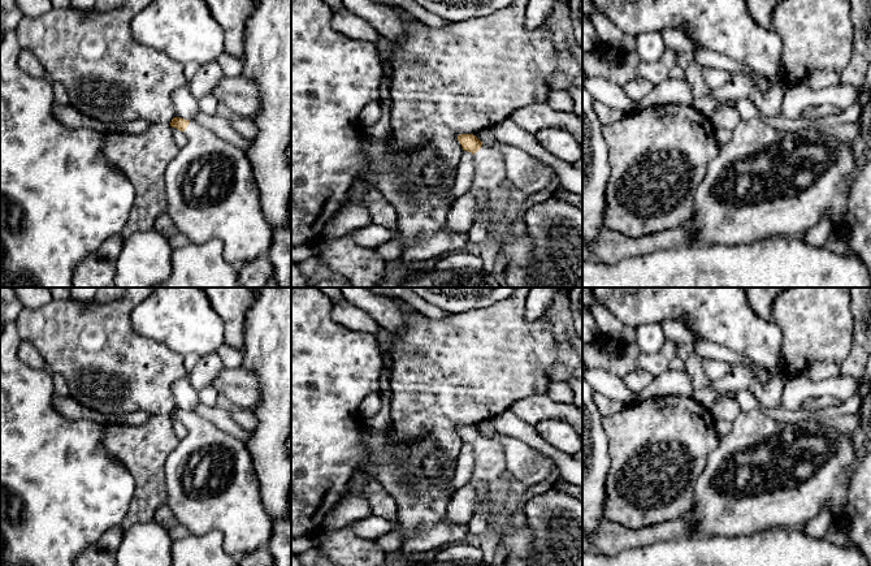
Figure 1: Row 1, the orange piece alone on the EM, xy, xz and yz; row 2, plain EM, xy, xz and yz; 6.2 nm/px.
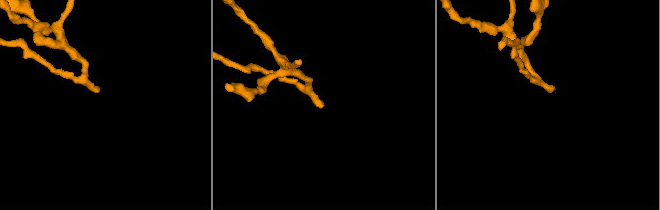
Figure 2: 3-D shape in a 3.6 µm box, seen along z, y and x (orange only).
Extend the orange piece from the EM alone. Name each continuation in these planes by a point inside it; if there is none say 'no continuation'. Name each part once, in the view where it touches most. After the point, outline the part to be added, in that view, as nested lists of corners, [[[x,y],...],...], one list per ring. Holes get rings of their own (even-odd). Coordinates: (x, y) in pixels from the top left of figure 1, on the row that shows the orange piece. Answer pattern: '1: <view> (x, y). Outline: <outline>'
1: xz (489, 165). Outline: [[[482,144],[474,154],[474,177],[468,191],[474,195],[473,225],[482,224],[489,233],[511,200],[503,186],[506,178],[504,160],[499,150]]]

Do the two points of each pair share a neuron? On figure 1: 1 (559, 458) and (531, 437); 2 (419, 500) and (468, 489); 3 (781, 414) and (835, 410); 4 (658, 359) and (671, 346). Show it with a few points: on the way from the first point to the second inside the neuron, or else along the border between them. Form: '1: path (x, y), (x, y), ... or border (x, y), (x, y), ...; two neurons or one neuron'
1: path (553, 453), (537, 443); one neuron
2: border (454, 493), (443, 515); two neurons
3: path (794, 415), (822, 415); one neuron
4: path (661, 357), (668, 349); one neuron

